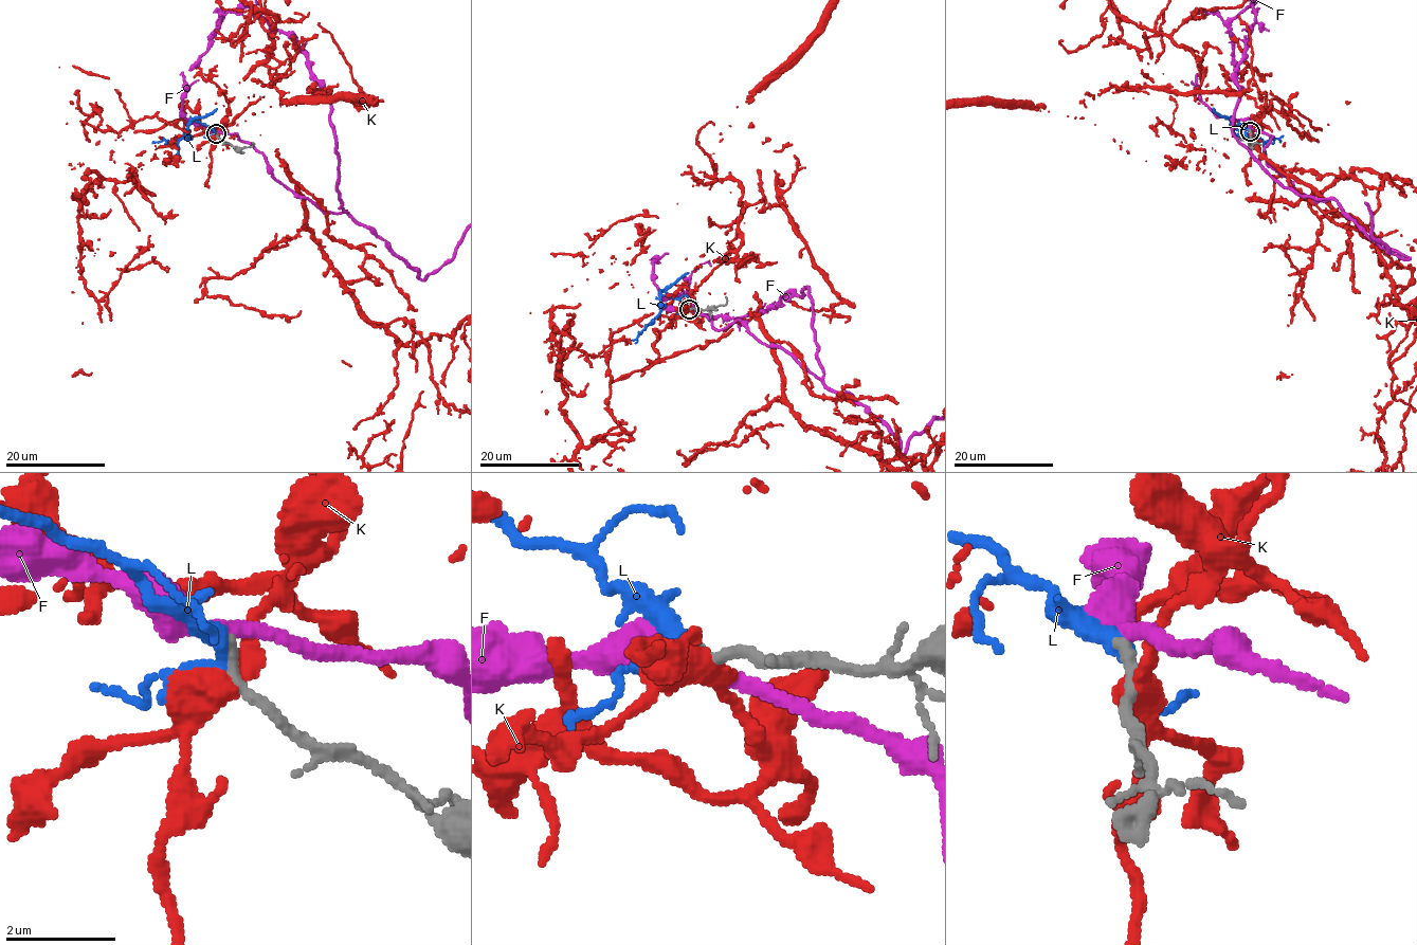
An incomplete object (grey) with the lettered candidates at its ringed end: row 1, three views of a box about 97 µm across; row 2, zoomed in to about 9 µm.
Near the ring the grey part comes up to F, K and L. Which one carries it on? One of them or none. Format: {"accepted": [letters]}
{"accepted": ["L"]}

